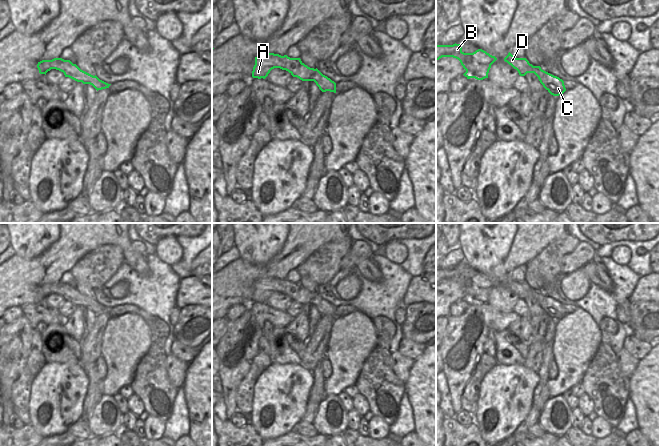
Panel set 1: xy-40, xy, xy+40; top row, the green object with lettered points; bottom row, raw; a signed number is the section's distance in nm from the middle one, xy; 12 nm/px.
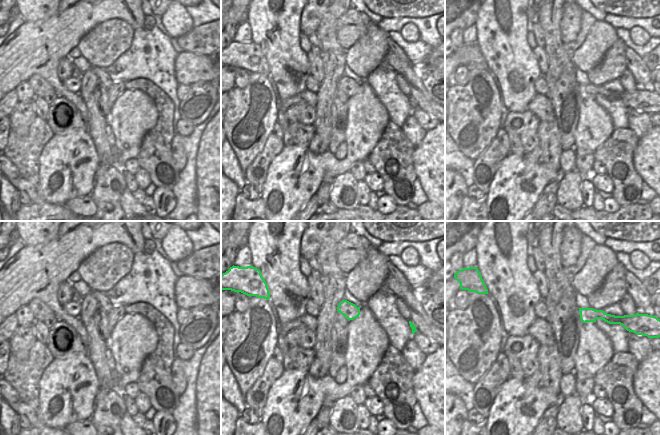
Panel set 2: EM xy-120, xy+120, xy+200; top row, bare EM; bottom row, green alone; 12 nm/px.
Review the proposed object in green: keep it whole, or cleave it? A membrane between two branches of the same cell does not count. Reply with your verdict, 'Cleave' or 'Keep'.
Keep.

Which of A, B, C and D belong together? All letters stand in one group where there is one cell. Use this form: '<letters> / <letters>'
A B C D

